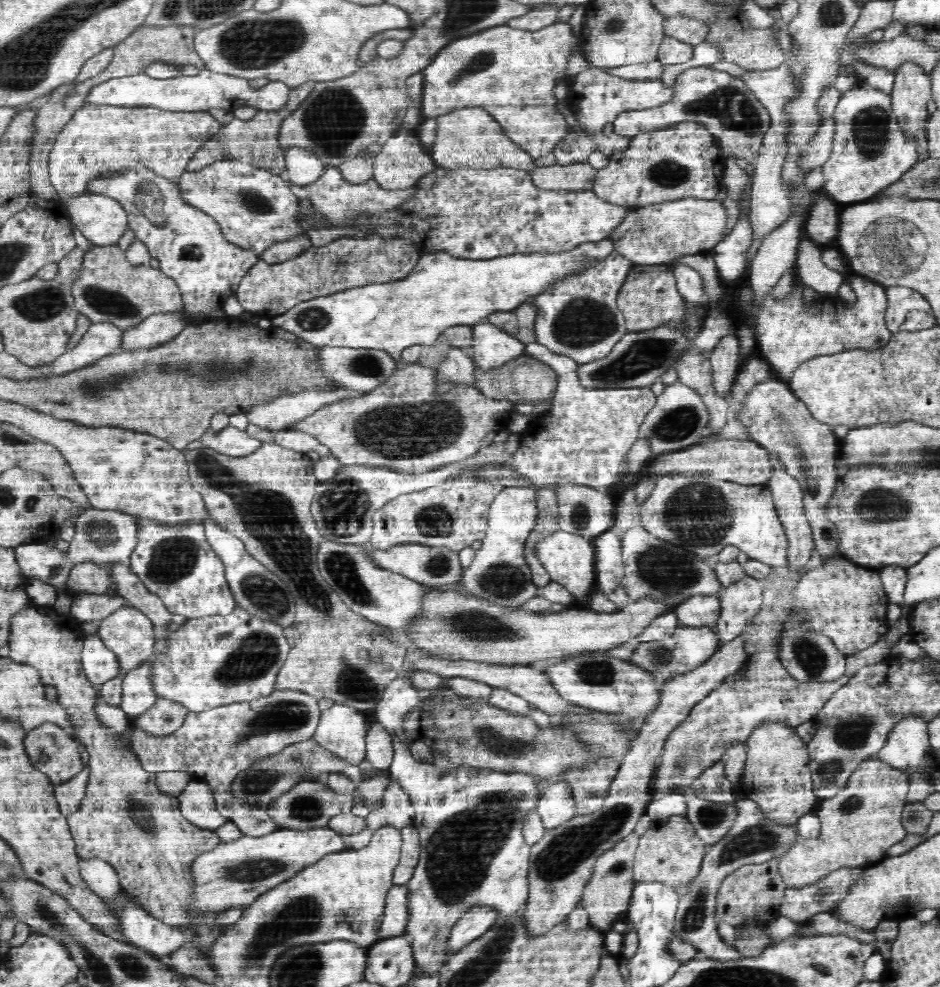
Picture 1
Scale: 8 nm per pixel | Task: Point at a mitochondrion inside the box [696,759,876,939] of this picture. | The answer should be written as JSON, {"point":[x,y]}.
{"point":[753,839]}

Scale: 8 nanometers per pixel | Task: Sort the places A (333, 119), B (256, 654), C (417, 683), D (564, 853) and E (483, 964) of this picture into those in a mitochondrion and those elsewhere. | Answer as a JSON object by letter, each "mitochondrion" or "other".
{"A":"mitochondrion","B":"mitochondrion","C":"other","D":"mitochondrion","E":"mitochondrion"}

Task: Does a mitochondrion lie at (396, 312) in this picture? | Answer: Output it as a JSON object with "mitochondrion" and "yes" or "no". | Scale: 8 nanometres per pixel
{"mitochondrion":"no"}

